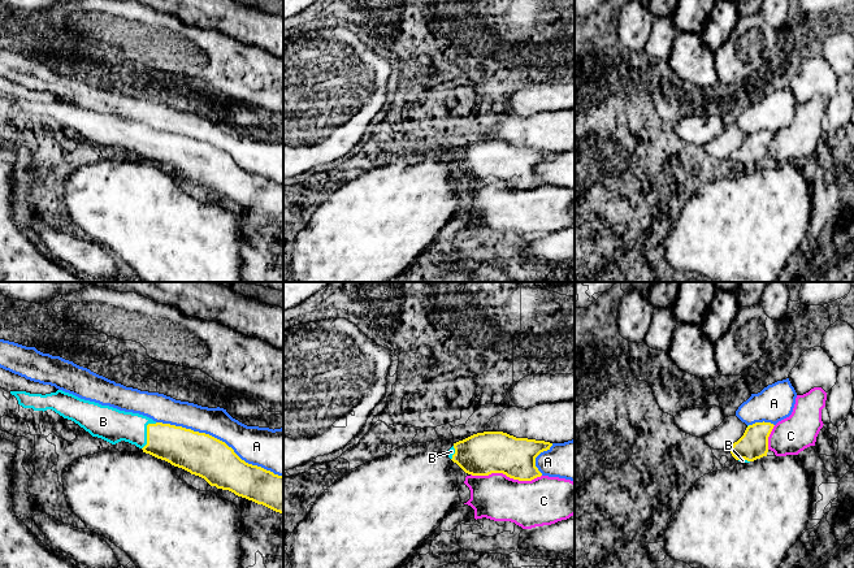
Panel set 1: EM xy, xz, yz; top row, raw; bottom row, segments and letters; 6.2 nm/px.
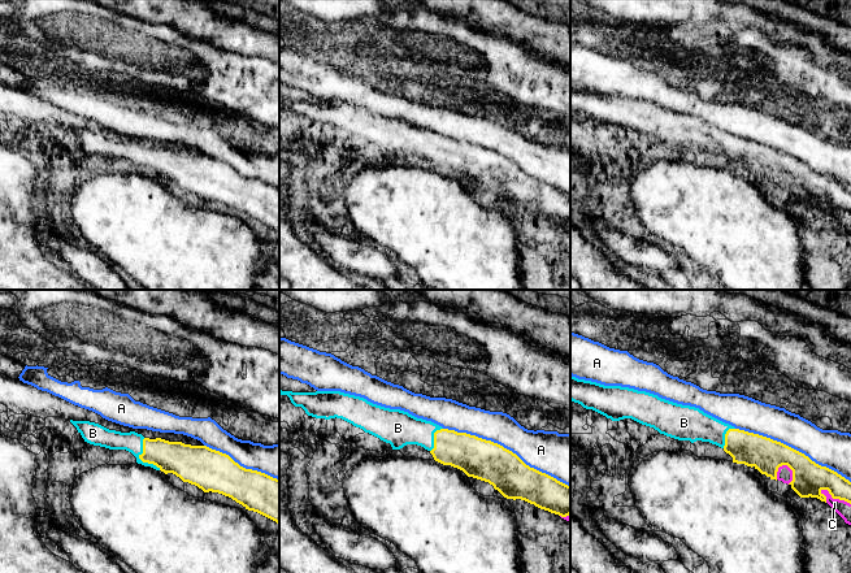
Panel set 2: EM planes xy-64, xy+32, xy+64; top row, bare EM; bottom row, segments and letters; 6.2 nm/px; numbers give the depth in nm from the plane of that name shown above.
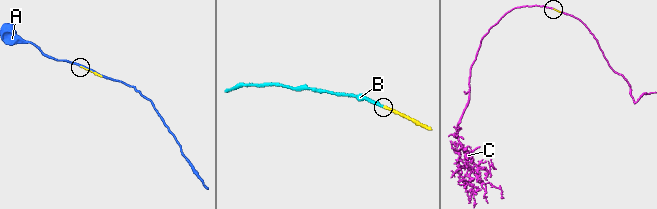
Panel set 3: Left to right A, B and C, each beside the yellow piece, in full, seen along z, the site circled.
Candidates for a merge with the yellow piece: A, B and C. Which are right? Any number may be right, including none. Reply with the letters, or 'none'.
B

